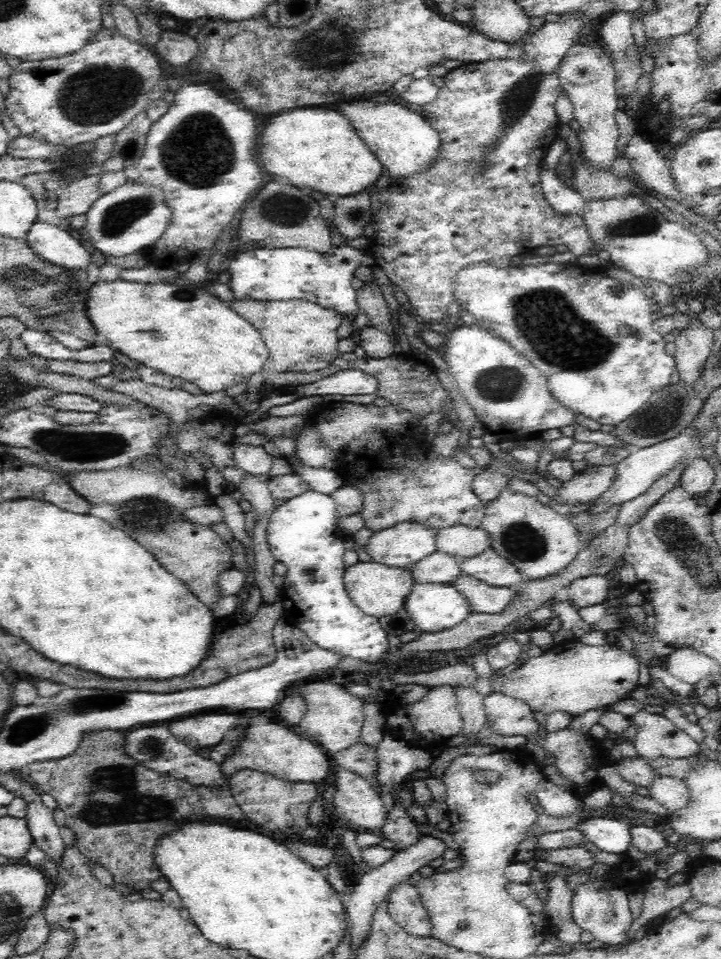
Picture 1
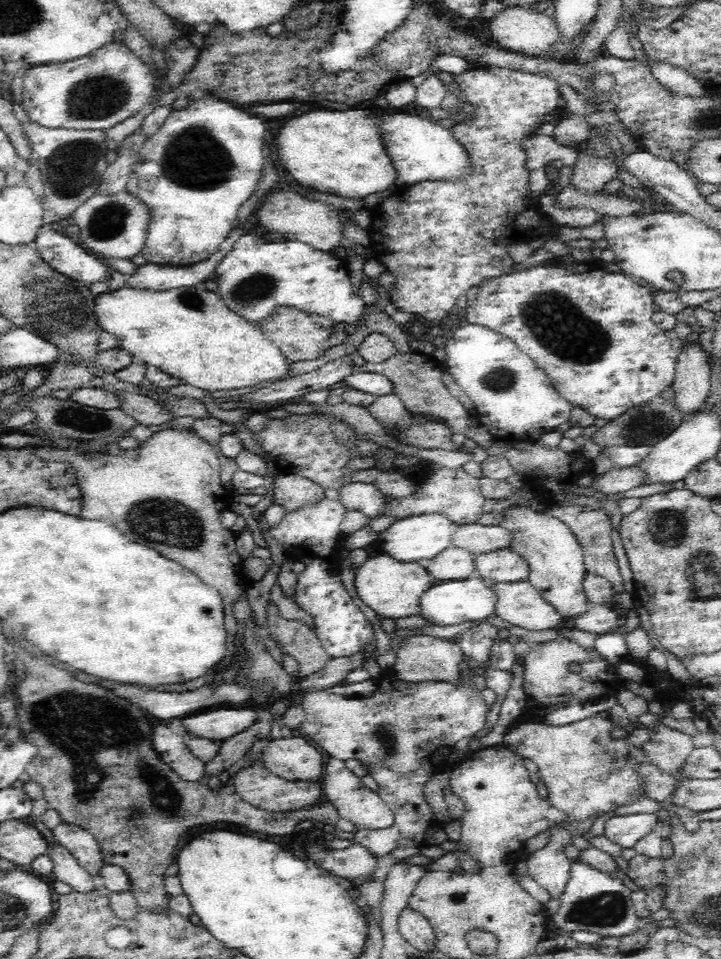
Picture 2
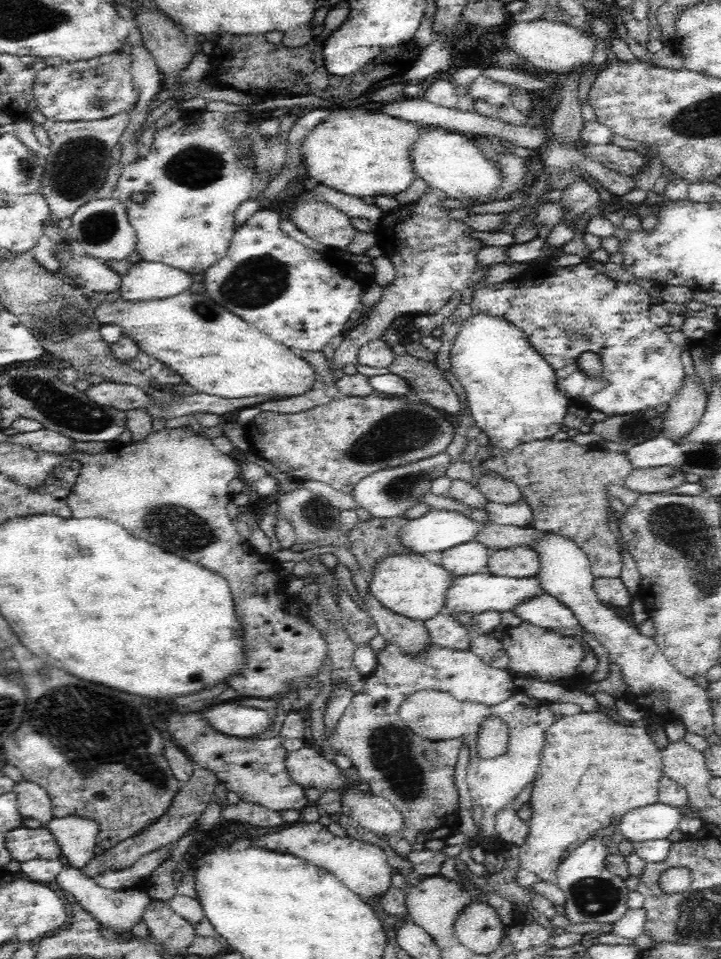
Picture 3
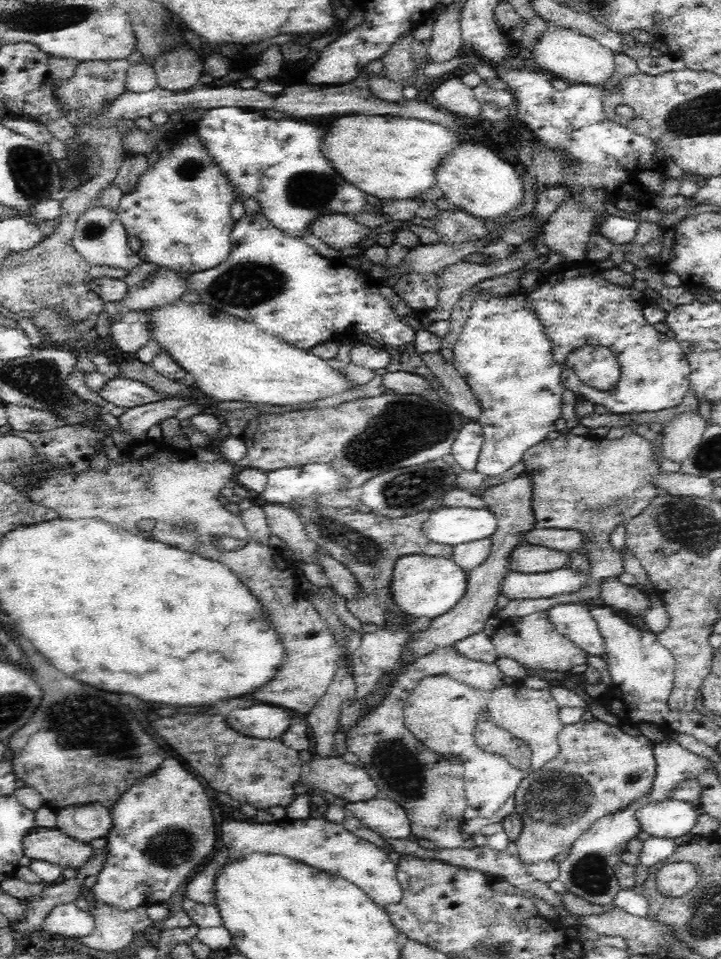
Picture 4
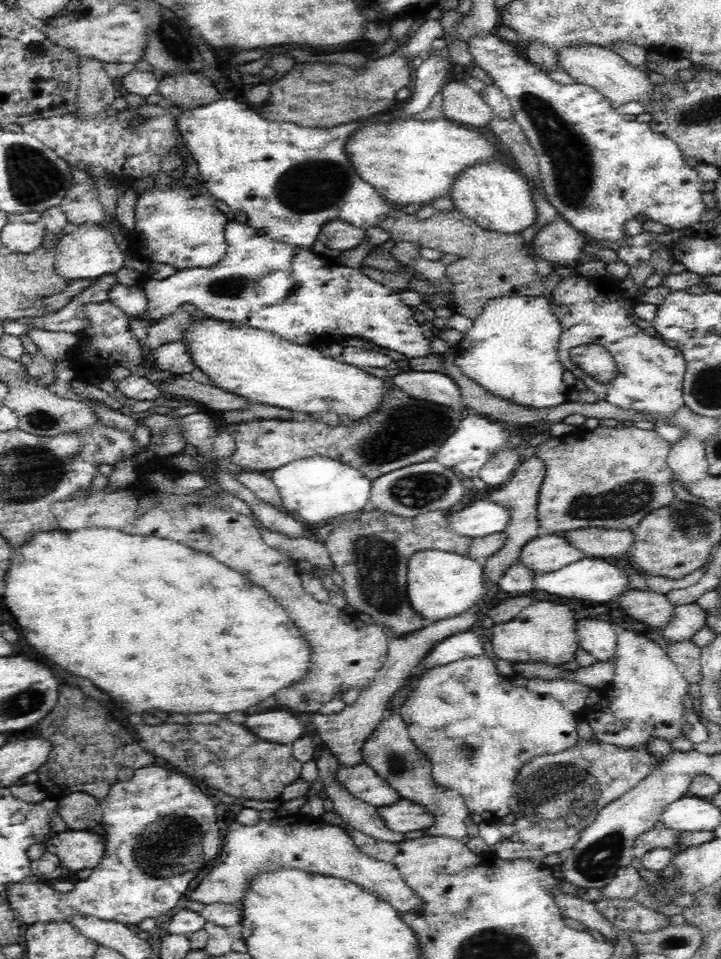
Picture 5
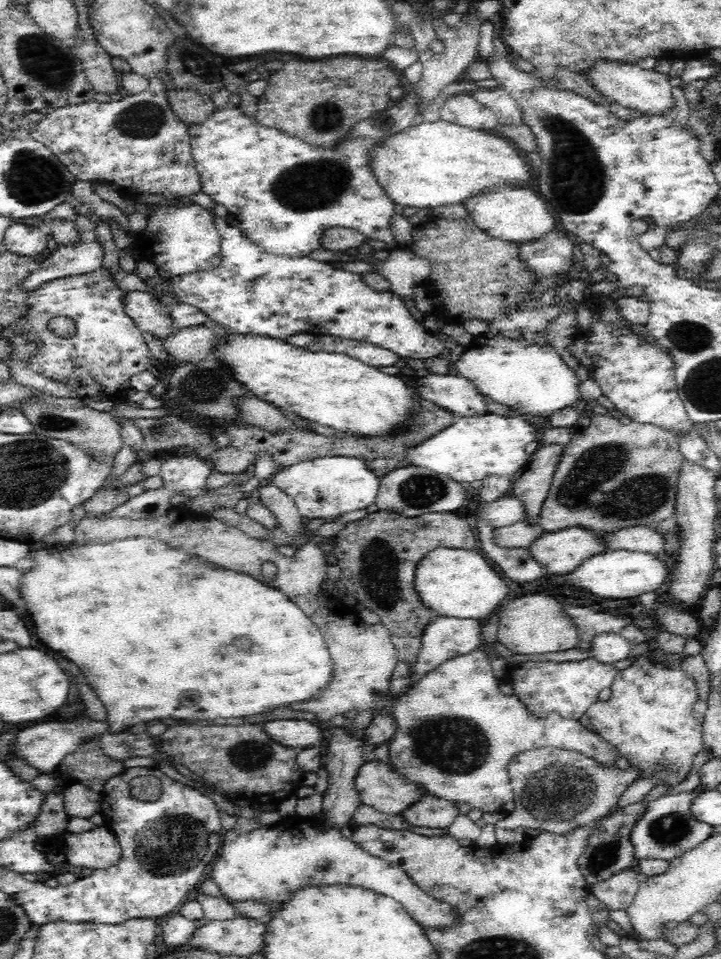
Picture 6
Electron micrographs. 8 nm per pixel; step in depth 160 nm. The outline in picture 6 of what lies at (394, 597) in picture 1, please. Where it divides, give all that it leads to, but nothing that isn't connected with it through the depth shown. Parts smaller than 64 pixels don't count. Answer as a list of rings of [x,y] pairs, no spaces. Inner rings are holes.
[[[435,548],[415,564],[414,589],[422,604],[436,616],[447,618],[485,619],[496,612],[509,593],[506,581],[492,569],[486,559],[475,550]]]

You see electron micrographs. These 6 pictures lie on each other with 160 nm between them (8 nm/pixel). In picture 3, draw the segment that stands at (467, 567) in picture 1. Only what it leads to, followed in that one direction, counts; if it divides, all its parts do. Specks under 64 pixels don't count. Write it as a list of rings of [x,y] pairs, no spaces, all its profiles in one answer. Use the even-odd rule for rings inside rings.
[[[513,546],[491,551],[486,561],[487,572],[506,578],[530,578],[538,572],[537,554],[529,546]]]

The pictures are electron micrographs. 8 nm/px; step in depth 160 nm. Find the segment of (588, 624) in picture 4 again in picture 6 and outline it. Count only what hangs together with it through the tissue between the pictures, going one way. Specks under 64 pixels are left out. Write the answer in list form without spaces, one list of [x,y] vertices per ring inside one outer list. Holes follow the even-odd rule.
[[[601,632],[595,634],[591,640],[590,656],[598,662],[612,664],[617,660],[626,659],[631,646],[618,633]]]

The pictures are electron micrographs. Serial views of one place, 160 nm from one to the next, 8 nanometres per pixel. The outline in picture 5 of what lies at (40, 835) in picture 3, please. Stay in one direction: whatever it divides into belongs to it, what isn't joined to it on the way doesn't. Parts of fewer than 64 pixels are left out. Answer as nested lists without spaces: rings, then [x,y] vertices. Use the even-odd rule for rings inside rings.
[[[67,829],[46,837],[44,850],[59,858],[62,866],[75,872],[84,868],[94,868],[102,858],[105,846],[103,835],[92,831],[76,832]]]

